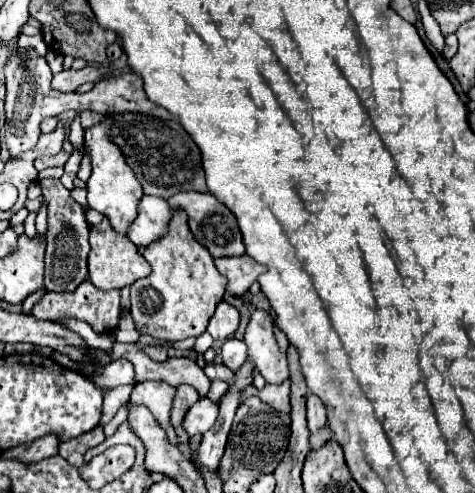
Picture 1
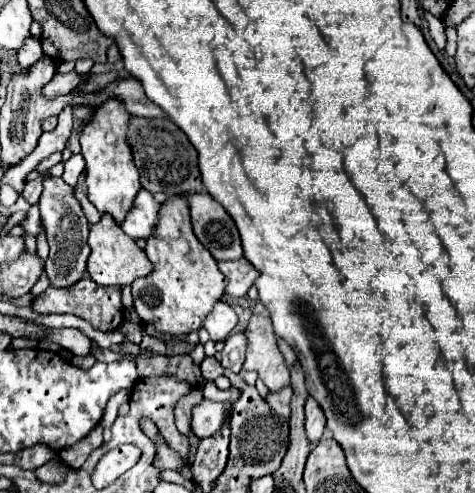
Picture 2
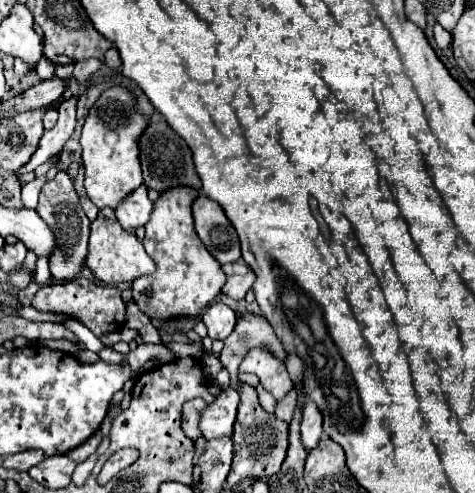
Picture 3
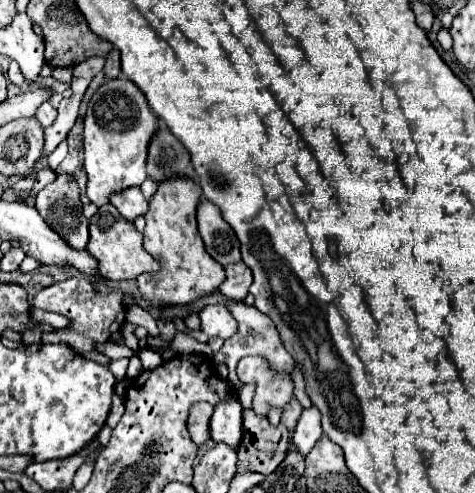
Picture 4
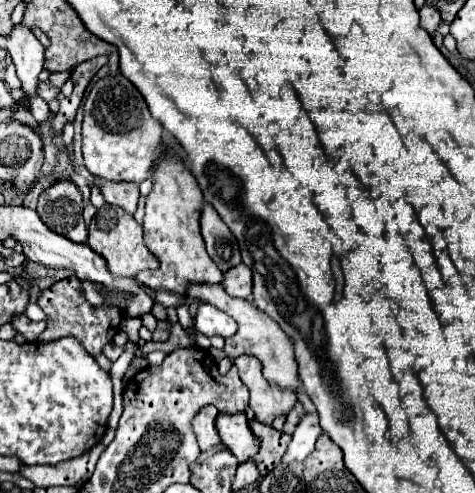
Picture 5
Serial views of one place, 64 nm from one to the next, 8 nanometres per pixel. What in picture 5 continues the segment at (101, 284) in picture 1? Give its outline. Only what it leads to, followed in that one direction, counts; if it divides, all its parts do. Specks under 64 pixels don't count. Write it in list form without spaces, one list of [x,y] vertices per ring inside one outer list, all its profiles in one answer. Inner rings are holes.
[[[104,204],[96,212],[96,216],[92,218],[92,222],[88,226],[88,246],[94,252],[98,252],[100,256],[106,258],[108,270],[114,276],[130,276],[130,278],[134,278],[142,270],[158,268],[156,256],[142,242],[142,226],[134,220],[132,214],[124,212],[124,208],[120,208],[120,206]]]

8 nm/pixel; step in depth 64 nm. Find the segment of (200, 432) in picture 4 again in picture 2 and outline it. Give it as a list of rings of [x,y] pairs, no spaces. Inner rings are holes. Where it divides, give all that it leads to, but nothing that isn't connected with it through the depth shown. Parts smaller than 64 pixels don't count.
[[[198,390],[198,392],[190,392],[188,396],[180,398],[180,404],[176,404],[176,428],[184,436],[192,436],[194,434],[192,426],[190,426],[190,422],[192,422],[192,408],[196,404],[200,404],[202,400],[204,400],[204,396]]]

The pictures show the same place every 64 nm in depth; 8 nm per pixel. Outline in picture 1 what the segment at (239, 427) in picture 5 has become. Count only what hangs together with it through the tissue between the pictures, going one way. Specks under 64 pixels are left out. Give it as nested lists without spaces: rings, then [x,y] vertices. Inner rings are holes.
[[[202,398],[188,410],[188,416],[184,418],[184,430],[190,436],[202,436],[214,426],[216,420],[218,420],[218,404],[212,402],[210,398]]]

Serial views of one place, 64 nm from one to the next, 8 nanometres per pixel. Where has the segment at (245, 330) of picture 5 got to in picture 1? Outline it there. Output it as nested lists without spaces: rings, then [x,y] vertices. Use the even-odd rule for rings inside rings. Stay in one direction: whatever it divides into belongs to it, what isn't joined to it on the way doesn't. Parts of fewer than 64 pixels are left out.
[[[228,338],[222,346],[220,356],[222,356],[224,366],[228,366],[232,372],[238,372],[238,368],[244,364],[244,360],[247,358],[247,346],[244,344],[244,340]]]

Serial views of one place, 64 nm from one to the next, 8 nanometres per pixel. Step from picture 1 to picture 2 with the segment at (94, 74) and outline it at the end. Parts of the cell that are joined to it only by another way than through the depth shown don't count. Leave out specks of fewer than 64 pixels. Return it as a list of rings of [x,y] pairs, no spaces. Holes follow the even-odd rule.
[[[70,72],[70,74],[54,74],[54,78],[46,84],[46,86],[42,86],[42,96],[44,98],[56,98],[56,96],[64,96],[64,94],[68,94],[70,90],[74,90],[74,86],[82,80],[82,78],[86,78],[86,76],[80,76],[80,74],[76,74],[76,72]]]

